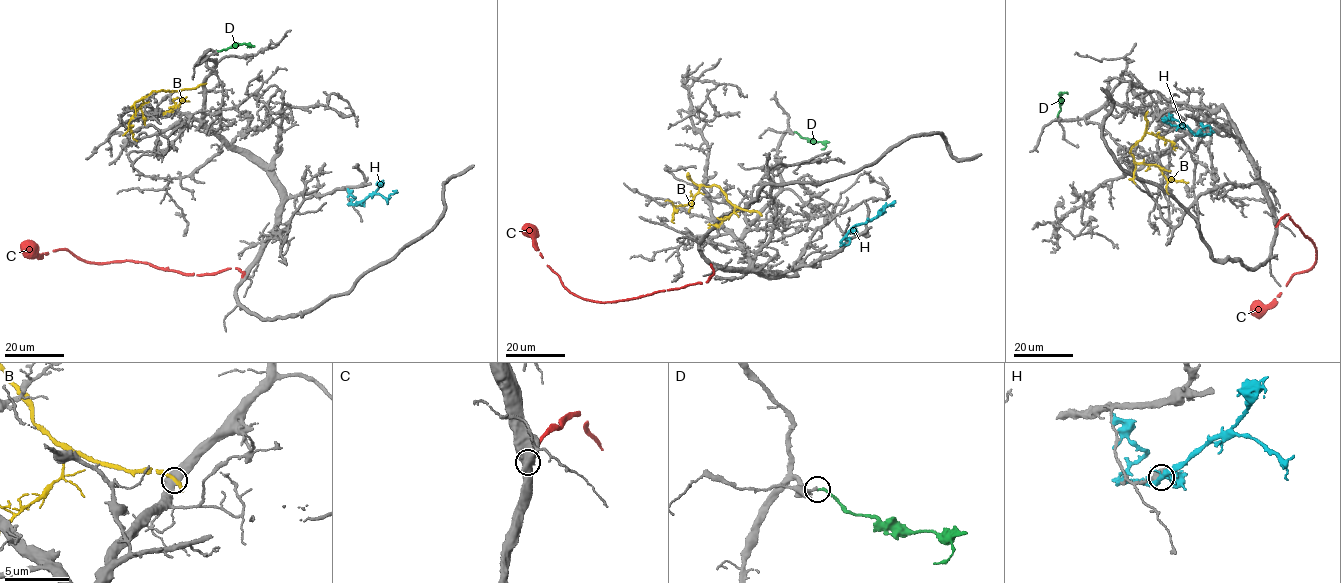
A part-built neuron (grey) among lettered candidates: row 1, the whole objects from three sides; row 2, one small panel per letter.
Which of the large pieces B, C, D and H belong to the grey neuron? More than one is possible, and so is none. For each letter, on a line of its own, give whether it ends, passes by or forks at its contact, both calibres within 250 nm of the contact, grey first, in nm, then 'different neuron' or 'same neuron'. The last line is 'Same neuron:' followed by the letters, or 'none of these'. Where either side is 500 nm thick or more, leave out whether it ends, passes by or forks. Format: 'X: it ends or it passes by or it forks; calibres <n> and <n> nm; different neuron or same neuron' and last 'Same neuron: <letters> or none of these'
B: calibres 550 and 360 nm; different neuron
C: calibres 850 and 400 nm; different neuron
D: it ends; calibres 240 and 200 nm; different neuron
H: it forks; calibres 440 and 360 nm; different neuron
Same neuron: none of these

